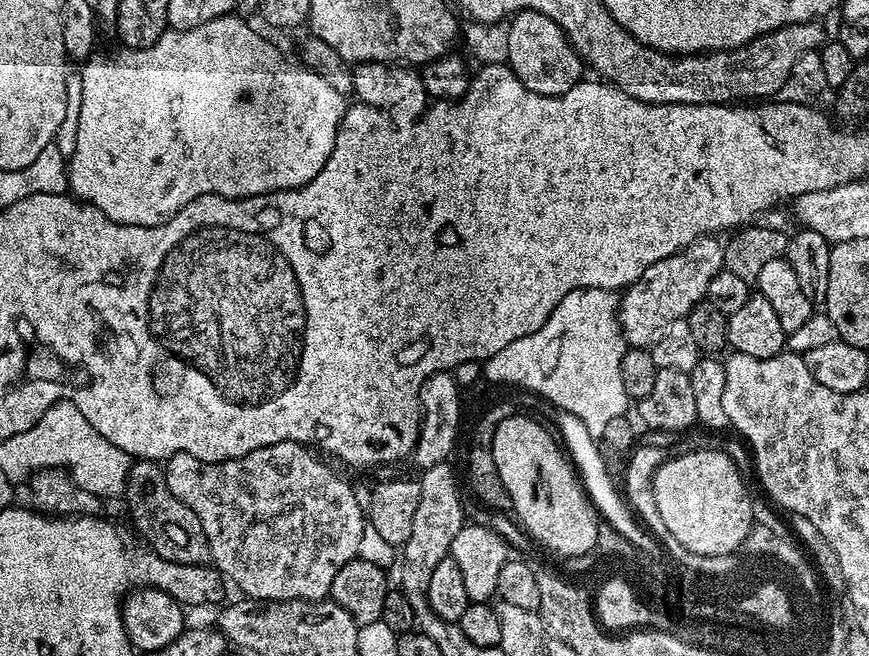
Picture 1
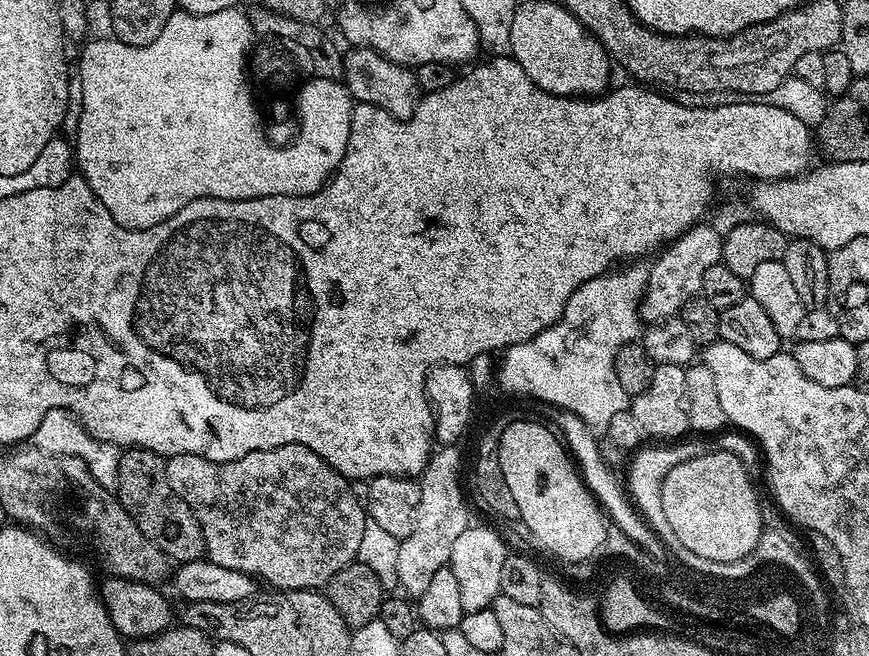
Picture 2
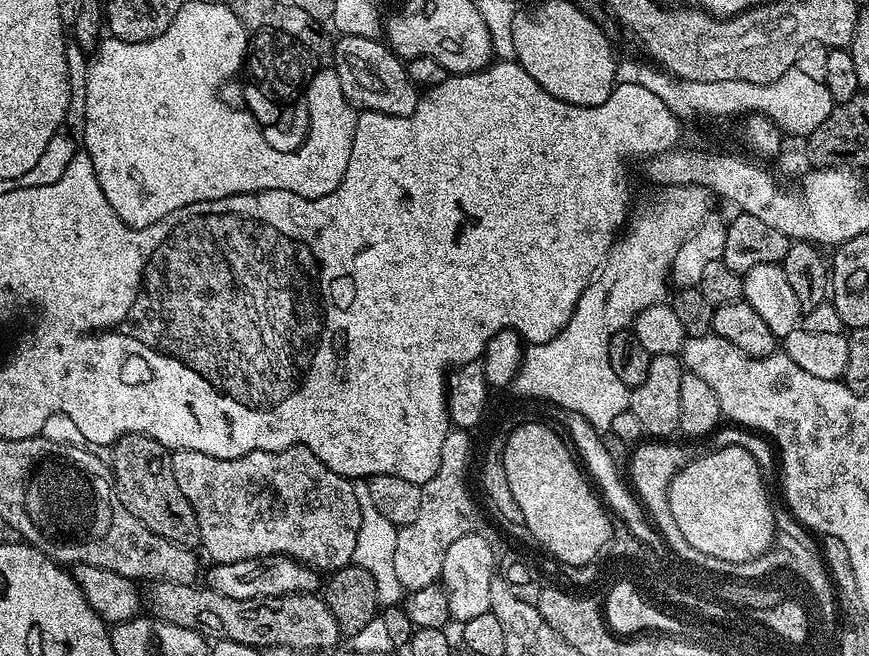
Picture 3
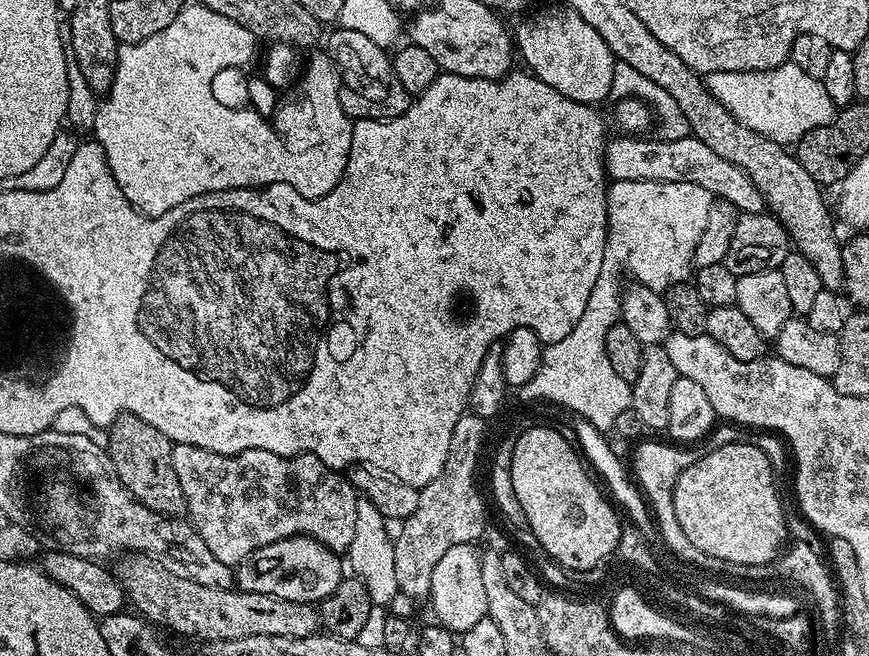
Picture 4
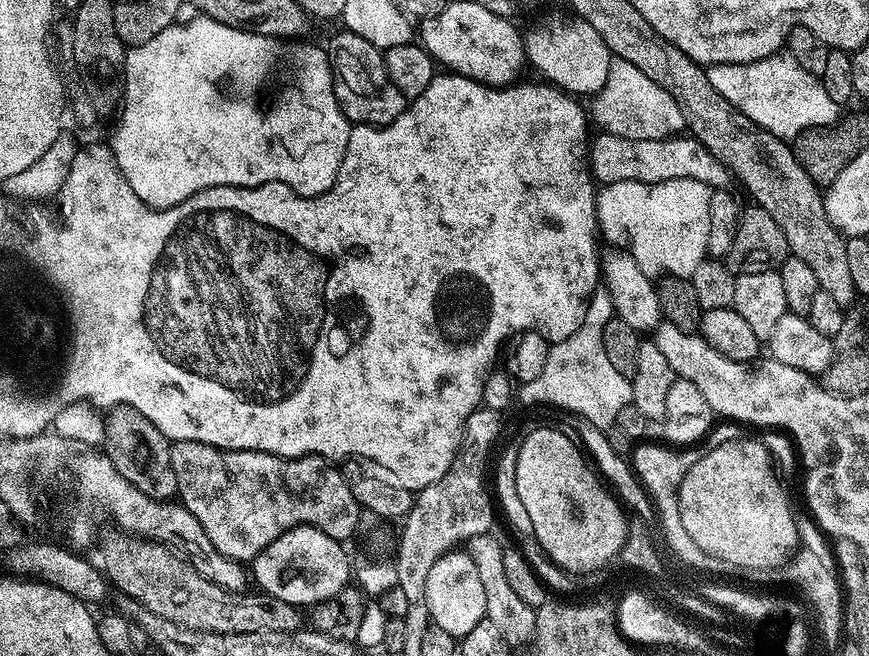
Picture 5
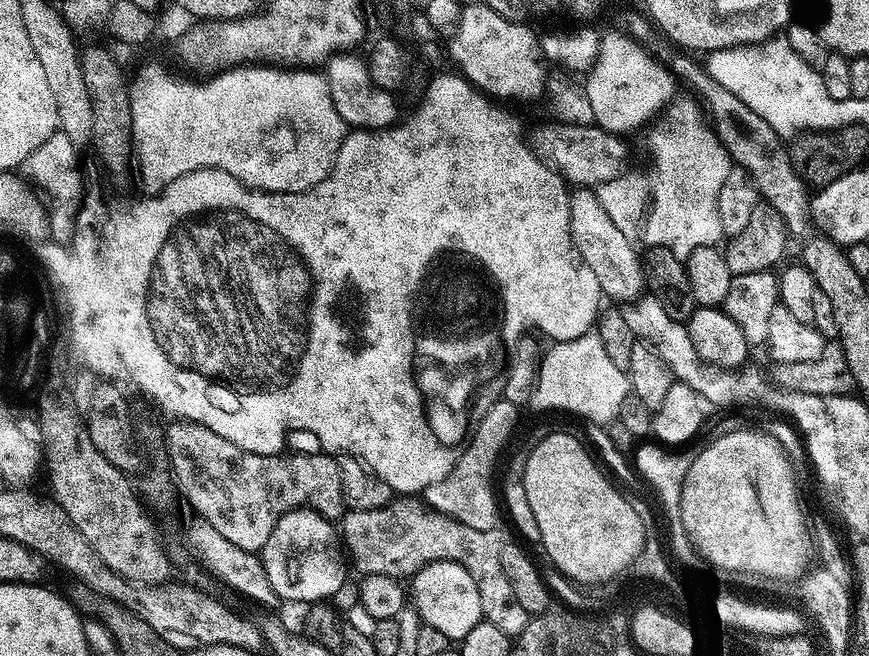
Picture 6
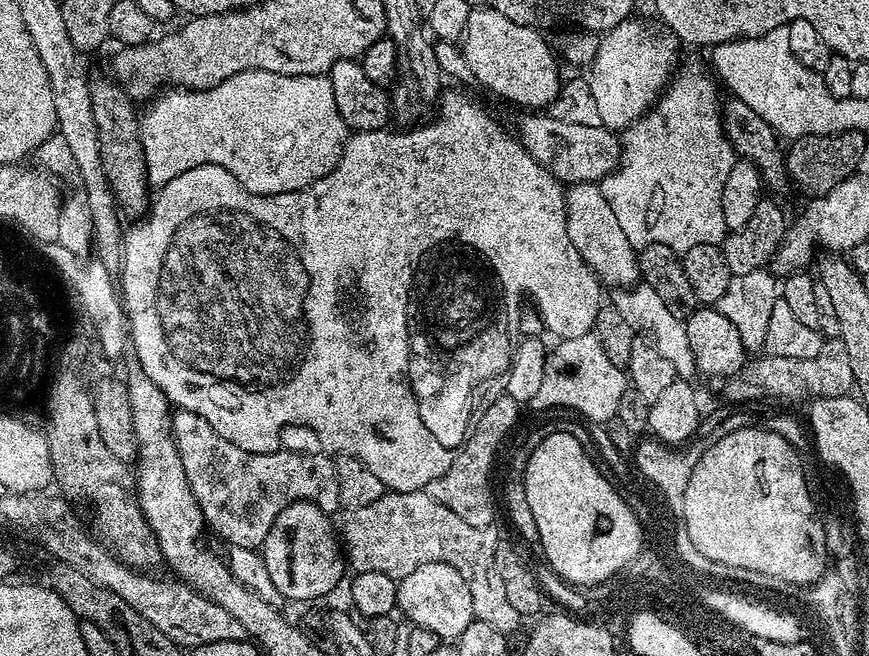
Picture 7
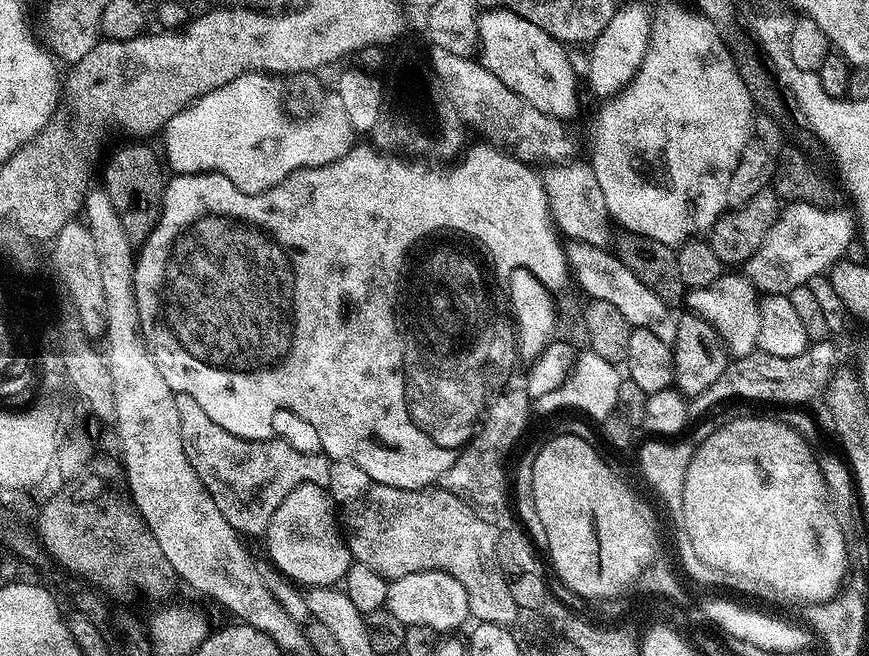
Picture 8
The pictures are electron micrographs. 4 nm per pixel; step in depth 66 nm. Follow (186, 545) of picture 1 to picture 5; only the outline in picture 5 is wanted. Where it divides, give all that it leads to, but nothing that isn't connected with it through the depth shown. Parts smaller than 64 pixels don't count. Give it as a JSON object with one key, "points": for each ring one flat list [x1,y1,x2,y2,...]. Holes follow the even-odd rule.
{"points":[[128,404,112,405,107,409,103,422,102,451,113,463,115,470,118,470,118,474,150,498,171,501,177,495,176,479,170,462,172,444,162,434,162,430,158,430,158,426,154,426,146,414,134,410]]}

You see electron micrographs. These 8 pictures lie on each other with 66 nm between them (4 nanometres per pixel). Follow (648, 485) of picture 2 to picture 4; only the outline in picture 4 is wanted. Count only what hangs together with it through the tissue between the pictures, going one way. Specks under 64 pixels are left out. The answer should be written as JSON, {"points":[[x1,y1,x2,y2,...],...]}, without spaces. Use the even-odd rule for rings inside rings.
{"points":[[648,440,645,444,637,443,630,457,630,472,647,500,659,535,662,540,664,536,665,542,668,543,669,553,679,559,681,556,689,557,697,550,691,545,690,538,686,538,682,526,678,526,678,514,674,514,674,486,682,470,686,470,686,466,693,464,702,452,701,449,696,449,699,448,696,446,681,446,676,442,667,443,663,444,660,440]]}

